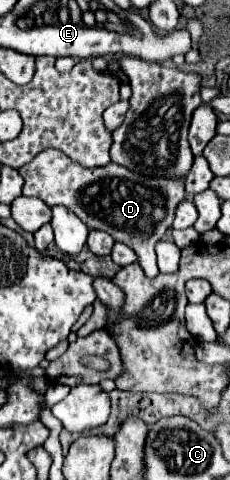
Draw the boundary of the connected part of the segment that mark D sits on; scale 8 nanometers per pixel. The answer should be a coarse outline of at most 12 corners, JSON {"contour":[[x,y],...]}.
{"contour":[[55,148],[19,168],[25,196],[63,204],[159,274],[155,244],[181,180],[113,162],[83,168]]}

